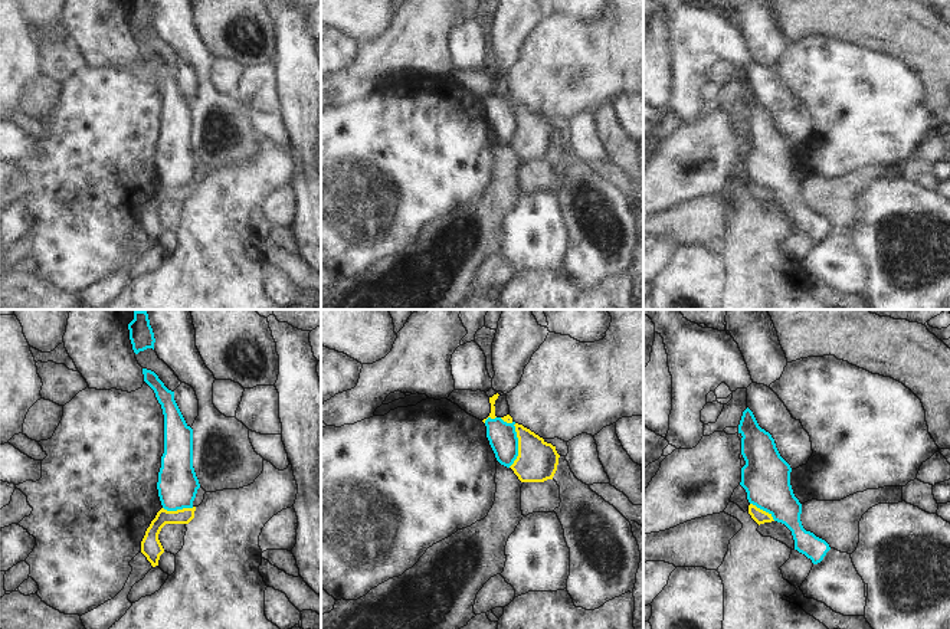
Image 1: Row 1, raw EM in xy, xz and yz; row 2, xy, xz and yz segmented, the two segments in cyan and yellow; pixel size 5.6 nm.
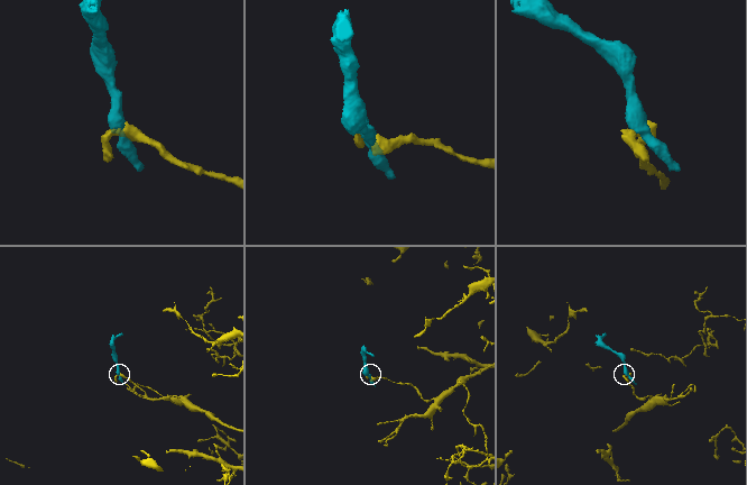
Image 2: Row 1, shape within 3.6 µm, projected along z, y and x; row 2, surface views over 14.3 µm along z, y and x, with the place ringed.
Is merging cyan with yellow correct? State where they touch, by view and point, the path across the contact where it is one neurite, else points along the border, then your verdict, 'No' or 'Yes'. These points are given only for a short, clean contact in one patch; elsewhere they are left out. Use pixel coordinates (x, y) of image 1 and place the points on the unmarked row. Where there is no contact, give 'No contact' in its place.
Touches cyan at xz (517, 117). Boundary: xz (500, 95), (514, 104), (517, 115), (517, 136), (508, 144). No.

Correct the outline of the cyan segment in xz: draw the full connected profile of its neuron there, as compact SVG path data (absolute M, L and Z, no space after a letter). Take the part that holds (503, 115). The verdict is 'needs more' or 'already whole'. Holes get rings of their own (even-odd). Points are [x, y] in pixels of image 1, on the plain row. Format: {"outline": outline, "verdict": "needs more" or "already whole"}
{"outline": "M501 95L485 98L487 115L495 131L497 138L510 145L518 134L518 115L515 99L507 101Z", "verdict": "already whole"}

